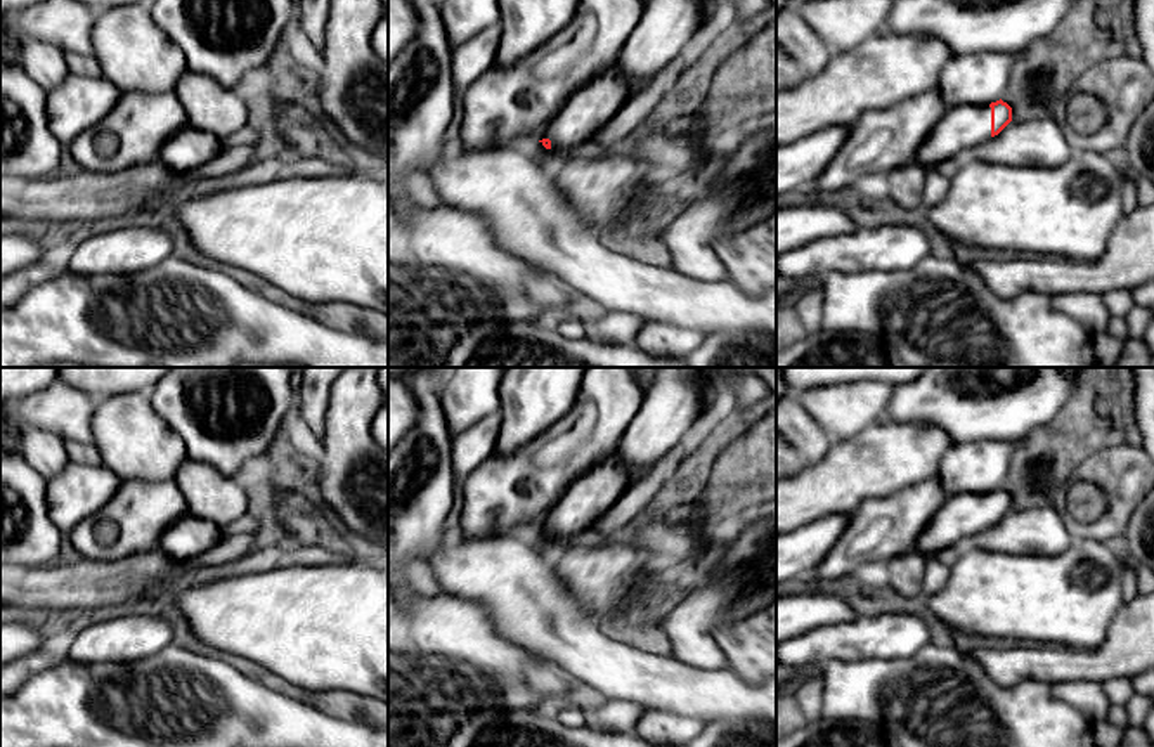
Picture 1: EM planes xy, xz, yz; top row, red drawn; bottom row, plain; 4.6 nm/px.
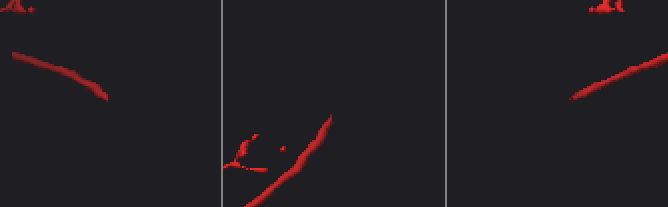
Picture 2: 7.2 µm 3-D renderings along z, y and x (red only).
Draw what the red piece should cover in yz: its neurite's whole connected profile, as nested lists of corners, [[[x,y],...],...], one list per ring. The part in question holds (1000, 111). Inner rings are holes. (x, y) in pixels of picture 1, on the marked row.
[[[1002,99],[986,106],[951,107],[922,142],[915,161],[936,168],[998,135],[1010,121],[1012,107]]]

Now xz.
[[[617,62],[608,66],[570,97],[548,123],[539,142],[561,161],[572,158],[572,151],[589,142],[593,133],[641,87],[624,76]]]

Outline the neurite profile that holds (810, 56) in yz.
[[[794,5],[776,14],[776,43],[790,55],[799,78],[821,73],[833,55]]]

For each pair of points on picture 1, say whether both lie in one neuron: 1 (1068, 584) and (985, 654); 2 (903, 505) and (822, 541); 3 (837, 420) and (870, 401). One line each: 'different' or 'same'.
1: different
2: different
3: same

